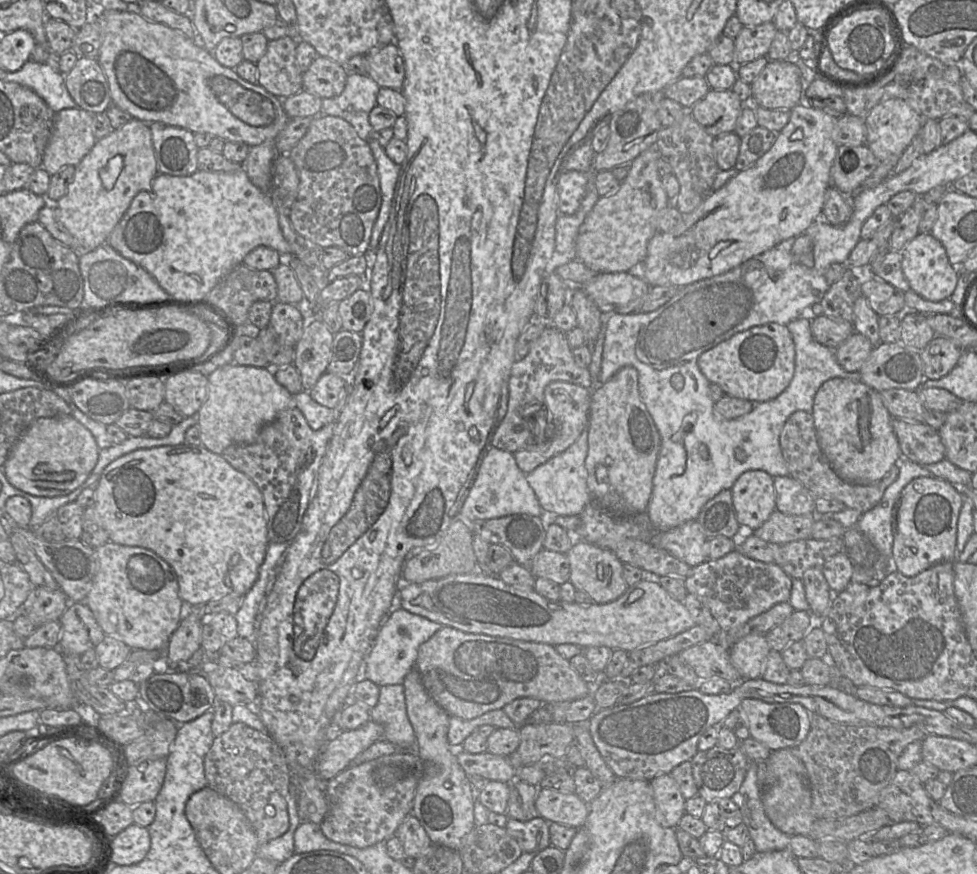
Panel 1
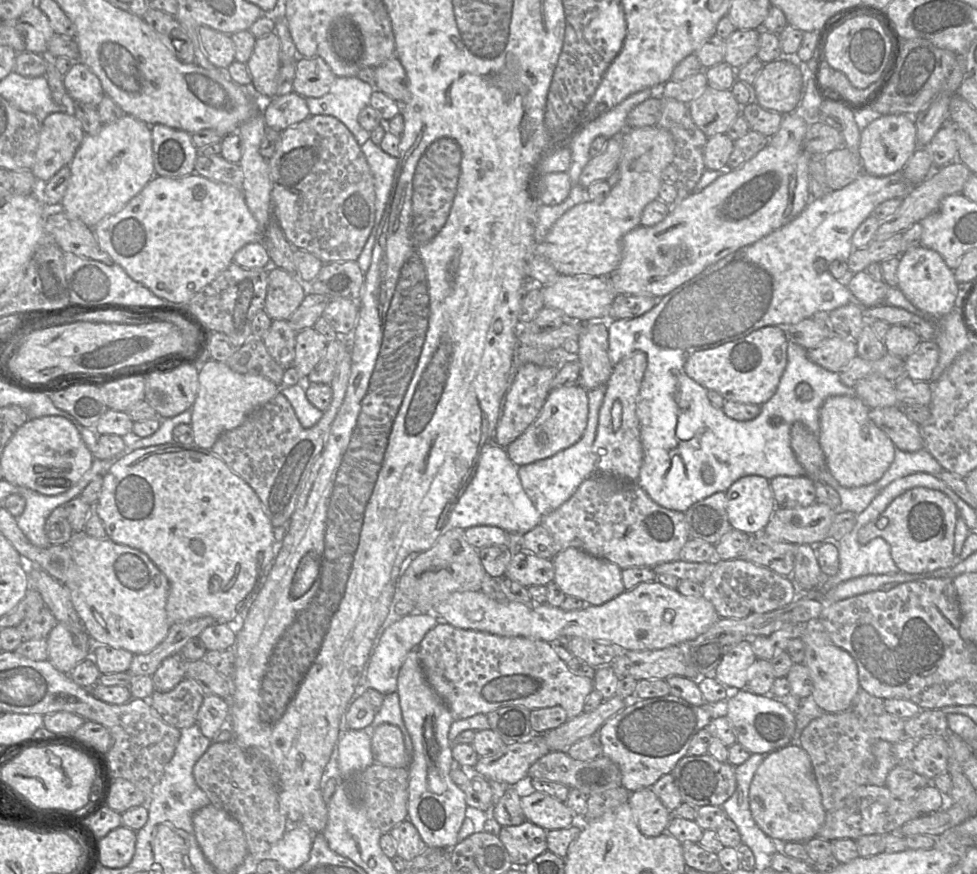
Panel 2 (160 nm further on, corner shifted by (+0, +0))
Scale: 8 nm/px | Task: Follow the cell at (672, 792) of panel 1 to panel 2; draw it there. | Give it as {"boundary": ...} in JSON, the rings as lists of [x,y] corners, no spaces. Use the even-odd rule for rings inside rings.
{"boundary":[[[644,788],[630,793],[628,803],[640,832],[647,837],[666,832],[673,817],[652,789]]]}

